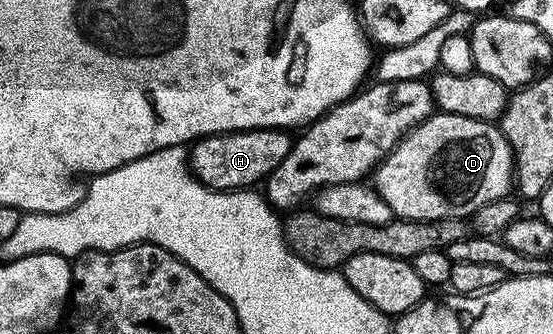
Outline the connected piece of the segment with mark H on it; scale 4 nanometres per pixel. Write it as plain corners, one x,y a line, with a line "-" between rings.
277,128
238,130
197,138
189,146
189,169
201,184
211,190
245,190
260,185
289,156
293,138

